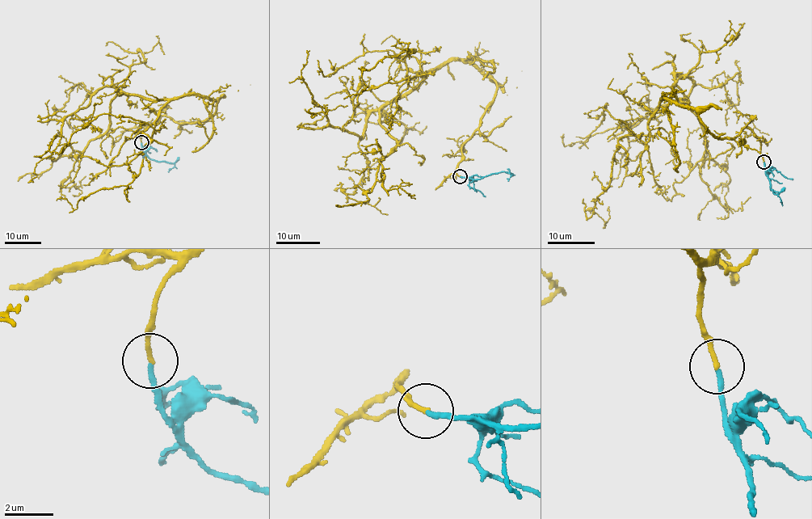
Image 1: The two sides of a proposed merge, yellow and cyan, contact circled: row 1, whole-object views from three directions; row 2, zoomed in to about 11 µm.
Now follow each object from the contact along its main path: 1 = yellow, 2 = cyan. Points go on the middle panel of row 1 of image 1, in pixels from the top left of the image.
1: (459, 176), (494, 81), (440, 64), (371, 112), (359, 138), (313, 100), (309, 50)
2: (460, 176), (478, 179), (506, 171), (511, 176), (508, 180)

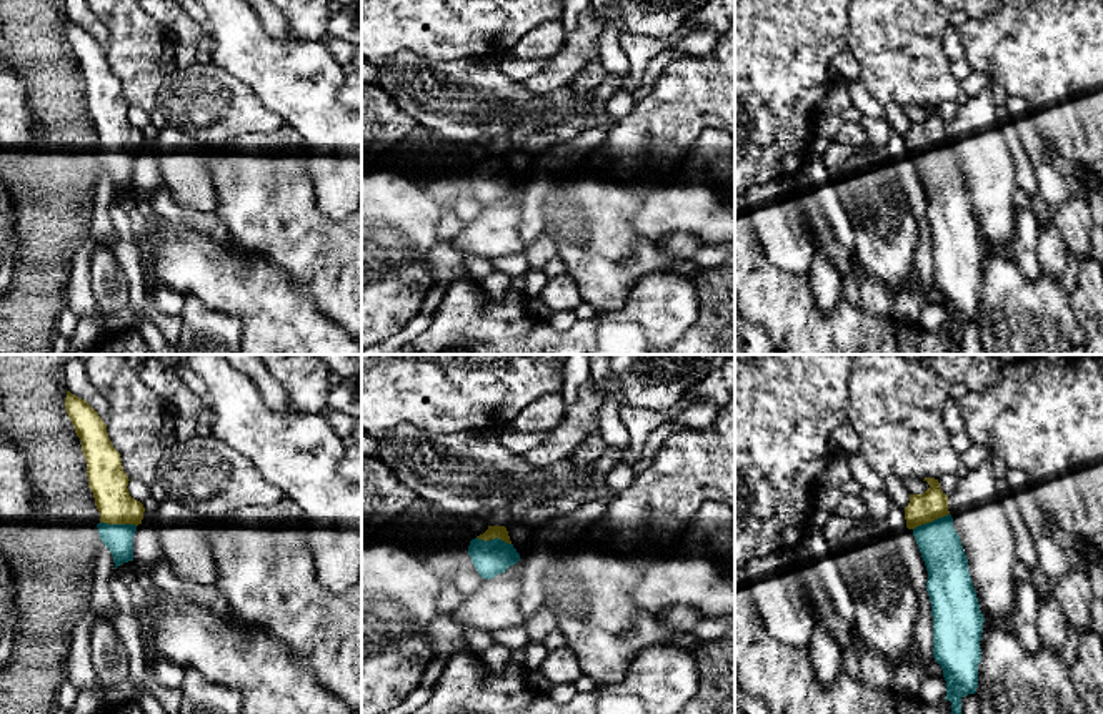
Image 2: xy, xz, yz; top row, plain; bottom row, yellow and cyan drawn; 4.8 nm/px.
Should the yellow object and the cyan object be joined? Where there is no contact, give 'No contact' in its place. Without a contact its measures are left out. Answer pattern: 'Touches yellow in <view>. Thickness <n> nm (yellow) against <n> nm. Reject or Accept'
Touches yellow in xy. Thickness 190 nm (yellow) against 140 nm. Accept

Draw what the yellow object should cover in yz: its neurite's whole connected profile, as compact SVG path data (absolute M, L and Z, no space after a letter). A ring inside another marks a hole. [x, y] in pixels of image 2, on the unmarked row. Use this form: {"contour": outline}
{"contour": "M938 107L923 108L930 115L923 121L910 121L905 146L928 198L933 285L946 308L945 326L951 330L950 353L961 355L961 326L975 321L978 315L985 245L970 205L966 181L953 155L948 123Z"}

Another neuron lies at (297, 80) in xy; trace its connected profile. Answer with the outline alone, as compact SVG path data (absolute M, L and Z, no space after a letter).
M197 0L208 17L215 42L212 60L243 82L305 143L305 161L320 213L345 220L362 208L362 113L343 107L337 93L345 80L327 40L277 40L267 33L257 12L243 0Z

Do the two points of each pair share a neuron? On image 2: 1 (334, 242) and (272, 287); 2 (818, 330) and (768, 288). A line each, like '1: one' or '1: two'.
1: two
2: one

